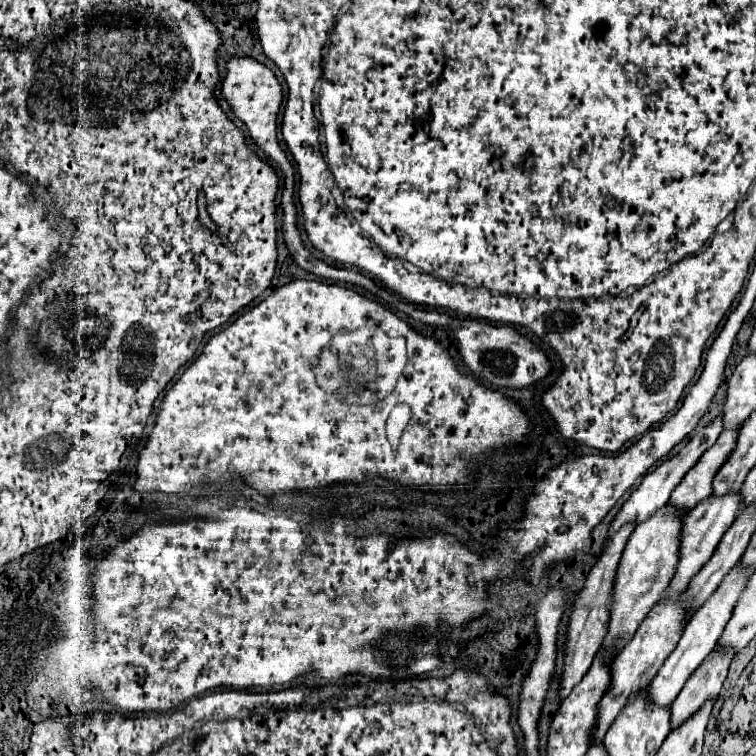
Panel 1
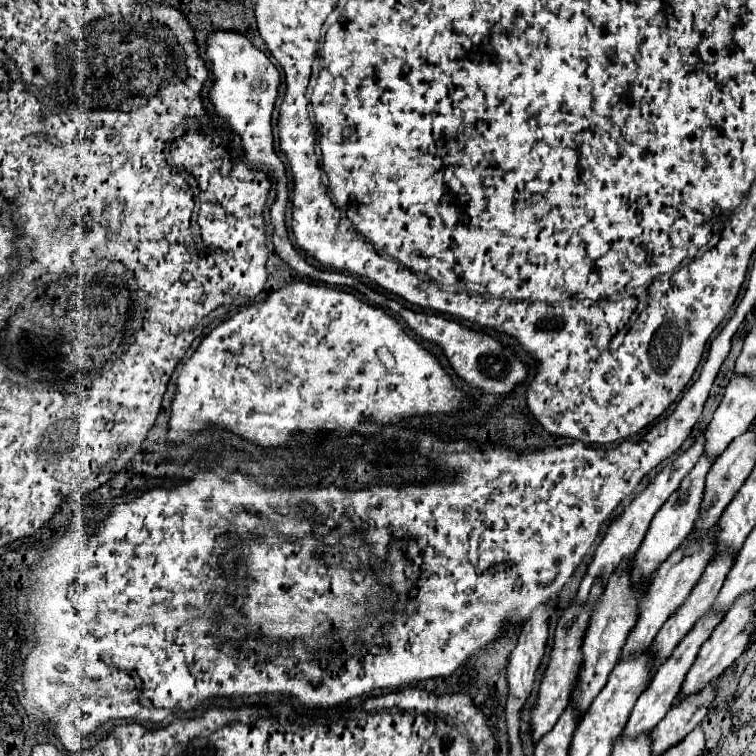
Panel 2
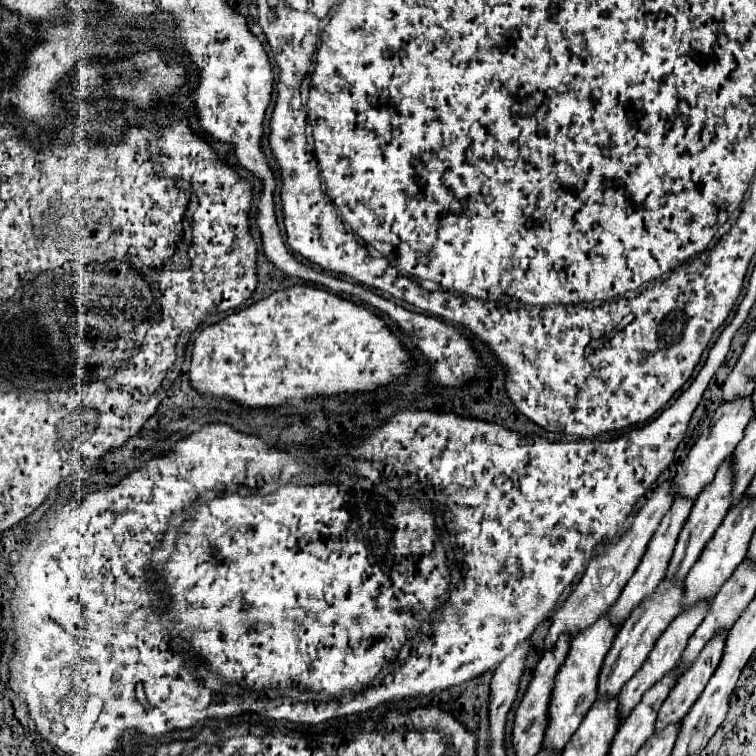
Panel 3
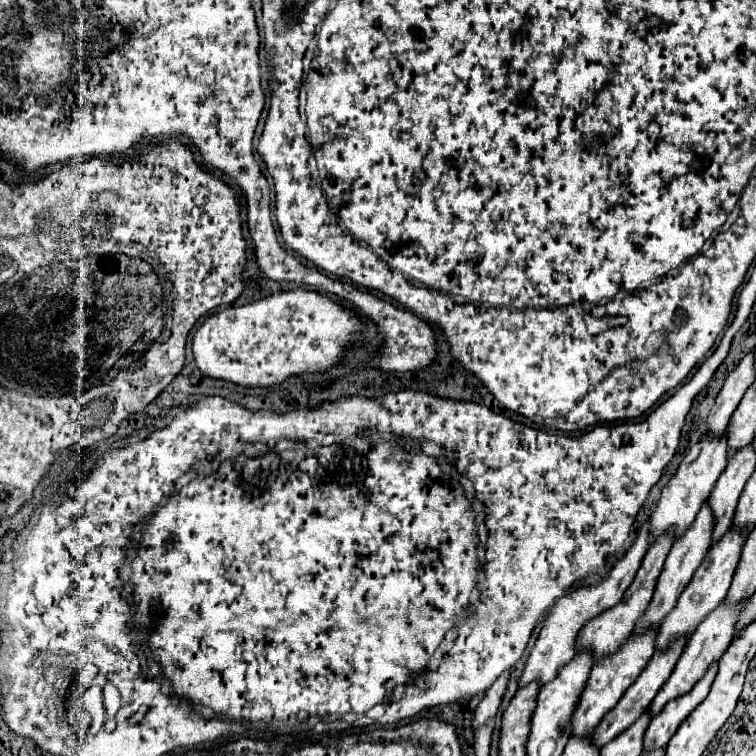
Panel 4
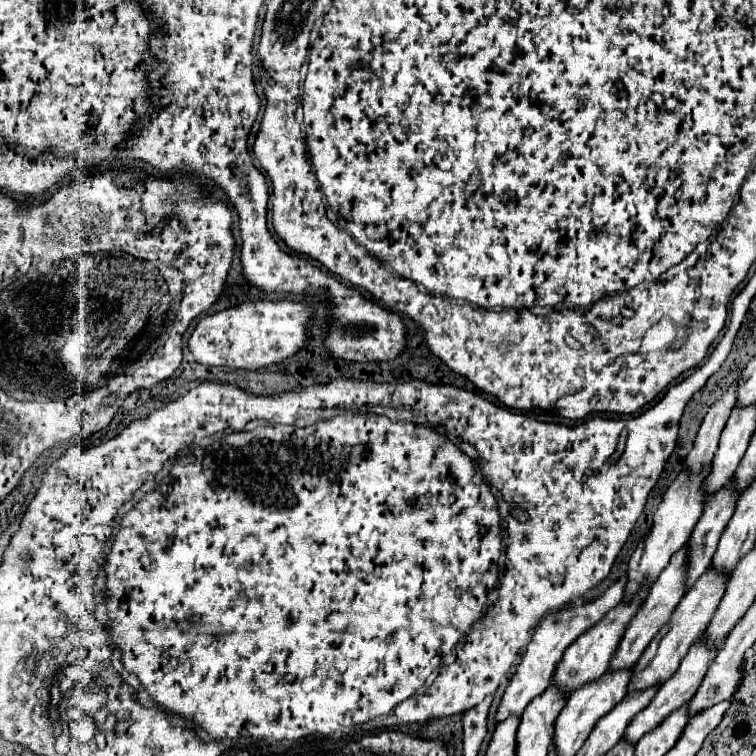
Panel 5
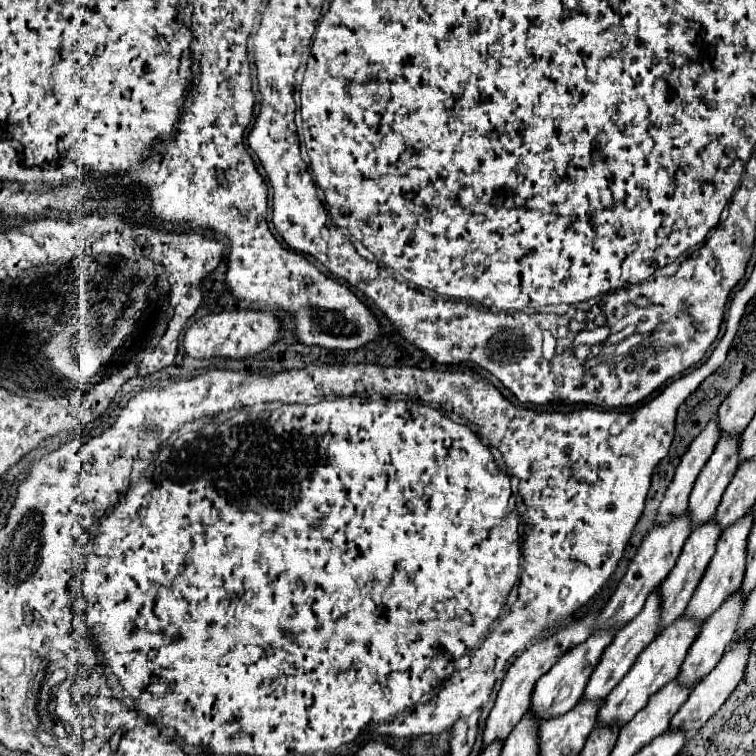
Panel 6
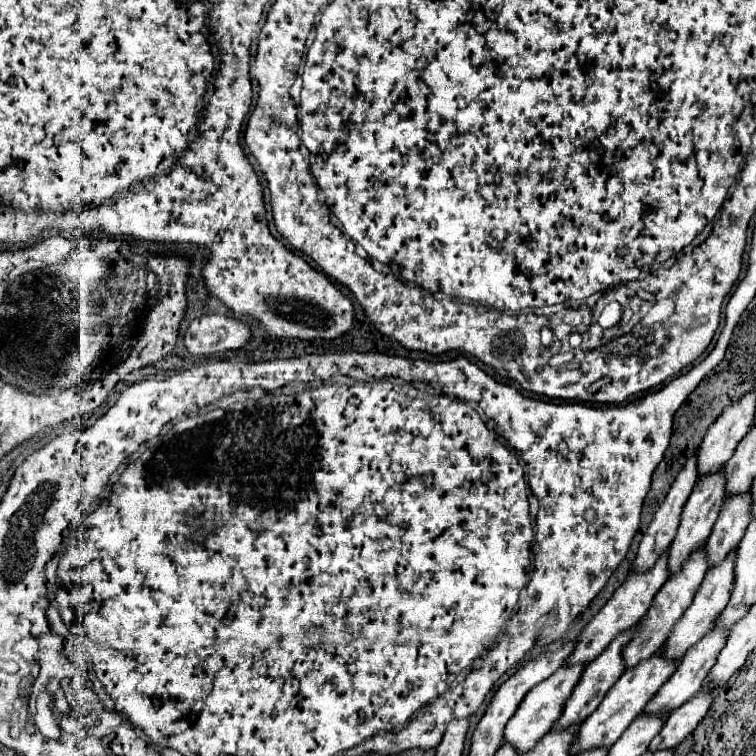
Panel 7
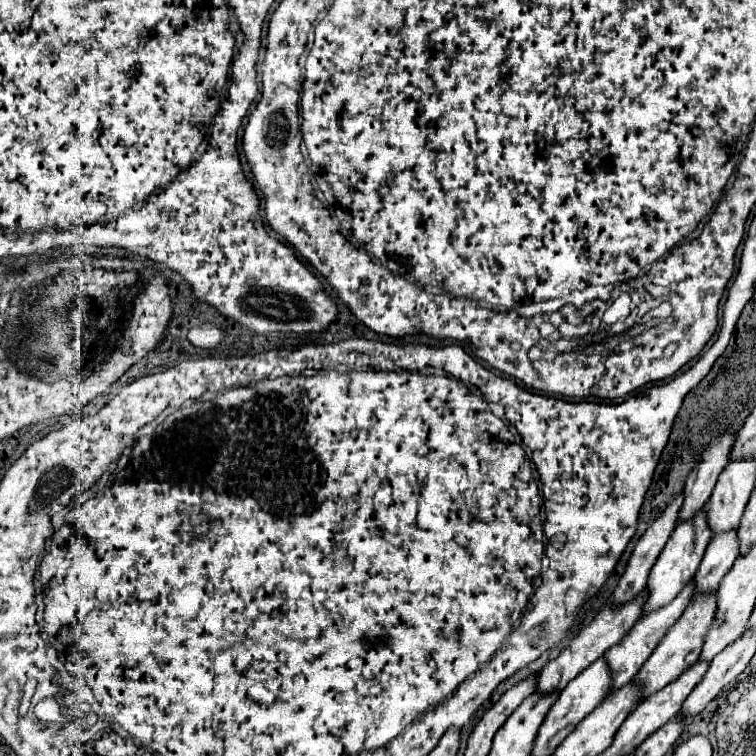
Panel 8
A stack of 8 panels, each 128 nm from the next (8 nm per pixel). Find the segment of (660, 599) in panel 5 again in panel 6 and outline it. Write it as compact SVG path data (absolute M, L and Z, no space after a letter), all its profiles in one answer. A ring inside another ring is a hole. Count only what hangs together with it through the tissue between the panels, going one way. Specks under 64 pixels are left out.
M652 592L650 594L650 600L646 600L646 608L642 608L642 612L630 622L626 624L626 628L622 628L620 632L616 632L612 644L604 650L598 666L594 668L586 688L584 688L584 694L580 700L602 700L608 696L608 692L624 678L624 674L630 670L630 666L636 662L638 654L656 638L656 632L658 632L658 620L660 620L660 600L658 600L658 592Z

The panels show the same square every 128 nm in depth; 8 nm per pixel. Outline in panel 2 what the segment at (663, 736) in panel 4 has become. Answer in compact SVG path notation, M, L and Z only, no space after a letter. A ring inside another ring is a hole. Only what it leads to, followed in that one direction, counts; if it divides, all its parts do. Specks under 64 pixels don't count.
M744 594L742 598L736 600L734 608L730 608L730 612L722 618L722 622L714 628L714 632L710 634L710 638L702 644L700 652L698 652L698 658L696 662L692 664L692 668L688 670L684 682L682 682L682 688L680 688L680 694L678 698L674 700L674 704L682 702L686 696L692 696L694 692L700 692L706 684L710 684L710 680L716 680L744 650L746 650L746 644L750 640L750 632L754 628L754 612L752 612L752 600L754 594Z

